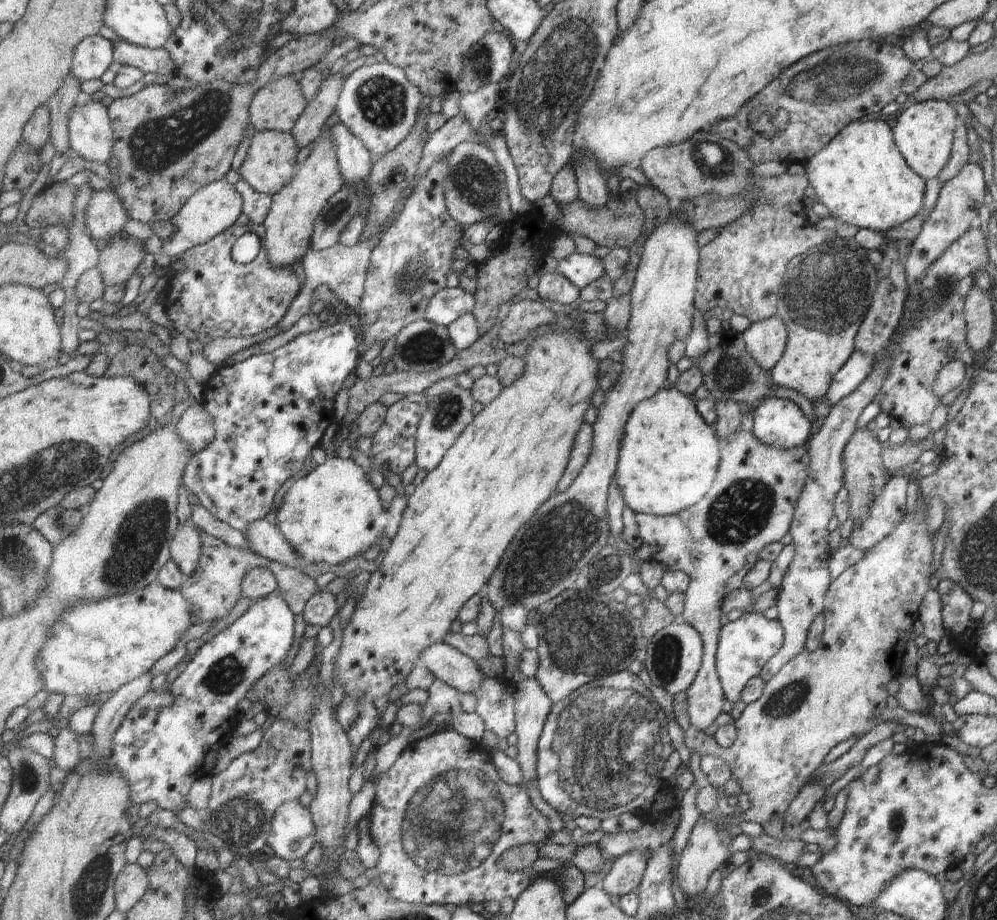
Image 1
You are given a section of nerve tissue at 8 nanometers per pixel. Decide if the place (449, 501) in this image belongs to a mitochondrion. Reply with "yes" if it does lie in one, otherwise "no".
no

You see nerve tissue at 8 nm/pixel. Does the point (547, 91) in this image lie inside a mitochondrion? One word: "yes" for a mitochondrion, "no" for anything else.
yes

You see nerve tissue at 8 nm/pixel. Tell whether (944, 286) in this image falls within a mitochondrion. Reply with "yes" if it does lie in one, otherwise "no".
yes

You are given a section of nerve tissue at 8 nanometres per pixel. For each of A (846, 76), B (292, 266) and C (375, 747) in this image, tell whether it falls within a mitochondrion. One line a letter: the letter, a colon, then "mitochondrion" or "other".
A: mitochondrion
B: other
C: other

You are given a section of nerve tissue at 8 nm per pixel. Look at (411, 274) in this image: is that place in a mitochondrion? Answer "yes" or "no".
yes

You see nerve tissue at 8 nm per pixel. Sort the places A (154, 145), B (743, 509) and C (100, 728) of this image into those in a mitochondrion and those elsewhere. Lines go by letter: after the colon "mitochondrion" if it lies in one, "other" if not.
A: mitochondrion
B: mitochondrion
C: other

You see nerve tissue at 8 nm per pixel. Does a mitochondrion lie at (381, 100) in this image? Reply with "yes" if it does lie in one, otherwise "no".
yes

